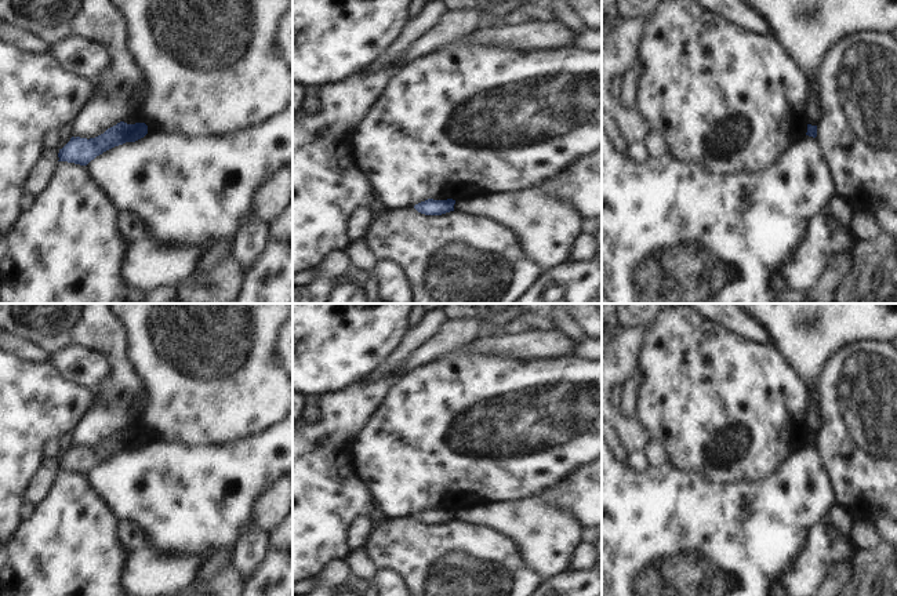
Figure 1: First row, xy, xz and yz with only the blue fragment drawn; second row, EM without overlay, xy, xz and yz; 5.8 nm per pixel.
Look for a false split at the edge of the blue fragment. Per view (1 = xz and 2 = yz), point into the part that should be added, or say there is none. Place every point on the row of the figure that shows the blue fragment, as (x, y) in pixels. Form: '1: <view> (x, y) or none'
1: none
2: none

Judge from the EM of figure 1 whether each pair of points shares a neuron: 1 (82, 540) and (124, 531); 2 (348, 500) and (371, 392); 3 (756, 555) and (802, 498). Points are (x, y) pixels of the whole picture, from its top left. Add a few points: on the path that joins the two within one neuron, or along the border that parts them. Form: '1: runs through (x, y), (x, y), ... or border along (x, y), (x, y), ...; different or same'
1: border along (116, 520), (116, 537), (124, 551), (123, 564); different
2: runs through (331, 473), (331, 436), (345, 418); same
3: runs through (759, 541), (788, 512); same

